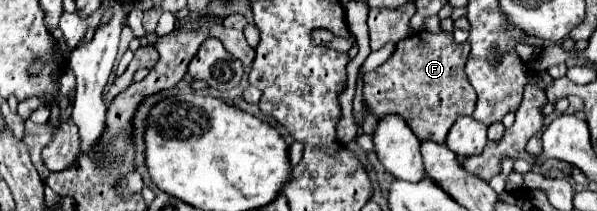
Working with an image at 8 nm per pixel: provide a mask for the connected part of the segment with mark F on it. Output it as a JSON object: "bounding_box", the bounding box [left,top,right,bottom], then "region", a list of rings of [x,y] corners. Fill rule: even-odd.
{"bounding_box":[364,31,476,143],"region":[[[424,31],[424,37],[420,33],[414,33],[414,35],[402,39],[396,45],[396,51],[392,53],[392,57],[384,65],[380,65],[378,69],[366,73],[364,101],[368,103],[370,111],[376,117],[382,117],[384,113],[402,115],[404,121],[408,123],[408,127],[414,131],[414,135],[420,141],[432,139],[436,143],[444,143],[444,139],[448,135],[448,129],[452,127],[456,117],[470,115],[476,107],[476,91],[472,89],[472,85],[470,85],[470,81],[464,73],[468,53],[470,53],[468,43],[454,43],[452,33],[434,35],[430,31]]]}

